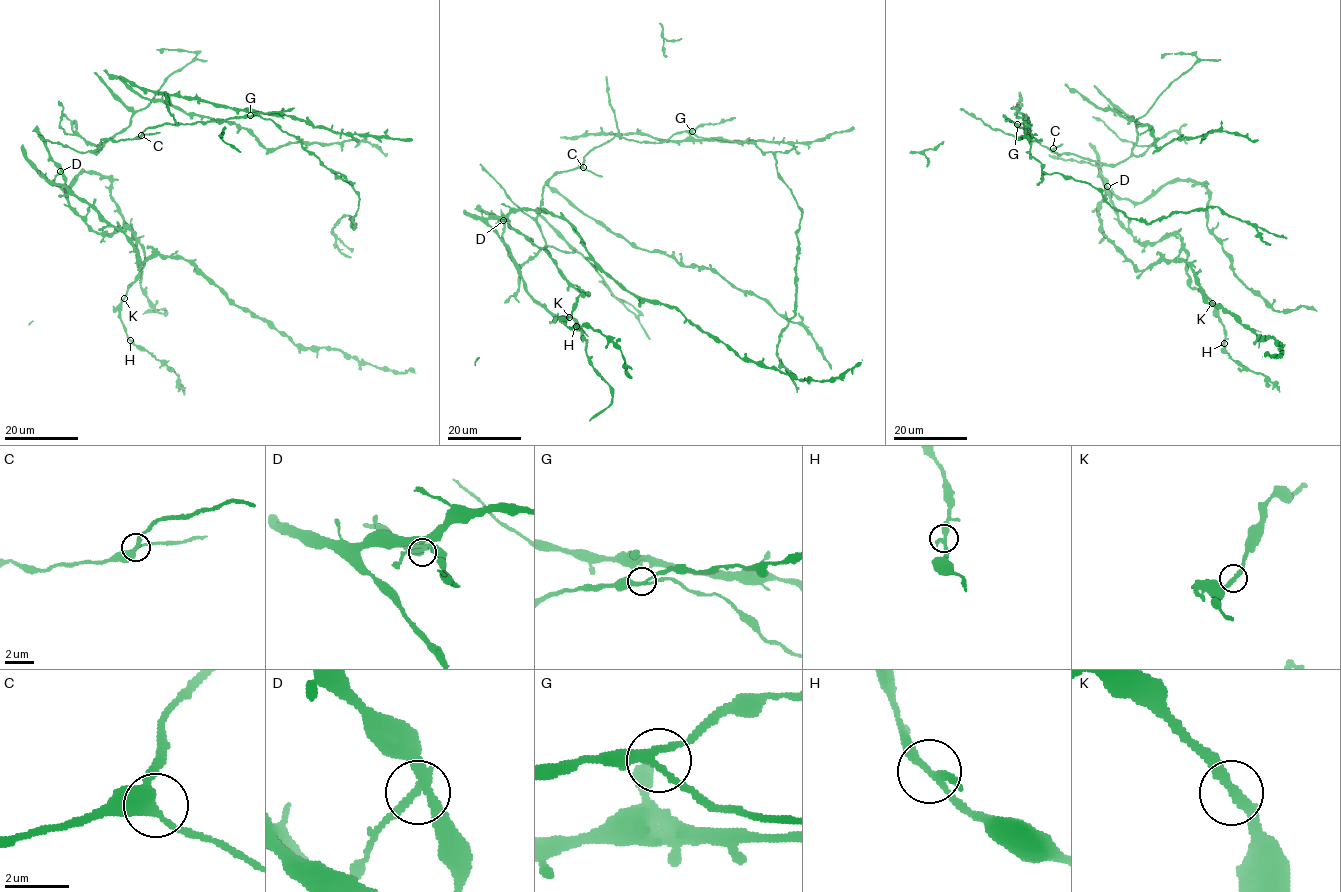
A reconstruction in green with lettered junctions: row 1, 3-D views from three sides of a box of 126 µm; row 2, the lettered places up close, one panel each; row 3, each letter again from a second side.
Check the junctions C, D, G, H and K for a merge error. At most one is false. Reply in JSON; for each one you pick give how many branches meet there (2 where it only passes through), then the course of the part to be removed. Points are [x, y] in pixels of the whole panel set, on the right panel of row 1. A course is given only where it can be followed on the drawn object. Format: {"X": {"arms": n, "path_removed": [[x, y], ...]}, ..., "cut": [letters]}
{"cut": []}

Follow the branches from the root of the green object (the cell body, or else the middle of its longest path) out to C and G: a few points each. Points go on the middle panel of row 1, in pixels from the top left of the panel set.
C: (539, 211), (544, 185), (557, 173), (583, 167)
G: (539, 211), (544, 185), (552, 177), (577, 169), (590, 151), (616, 135), (660, 143), (677, 133), (692, 131)

